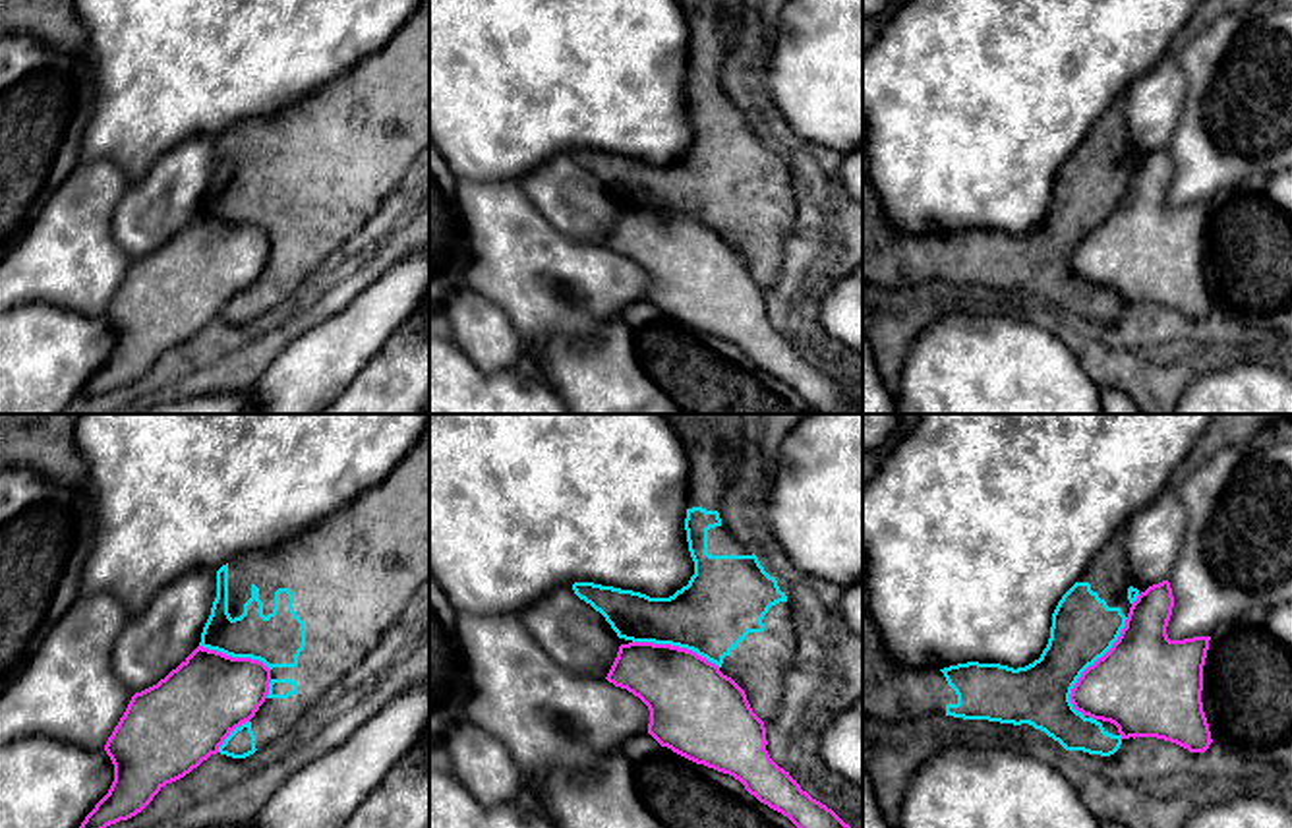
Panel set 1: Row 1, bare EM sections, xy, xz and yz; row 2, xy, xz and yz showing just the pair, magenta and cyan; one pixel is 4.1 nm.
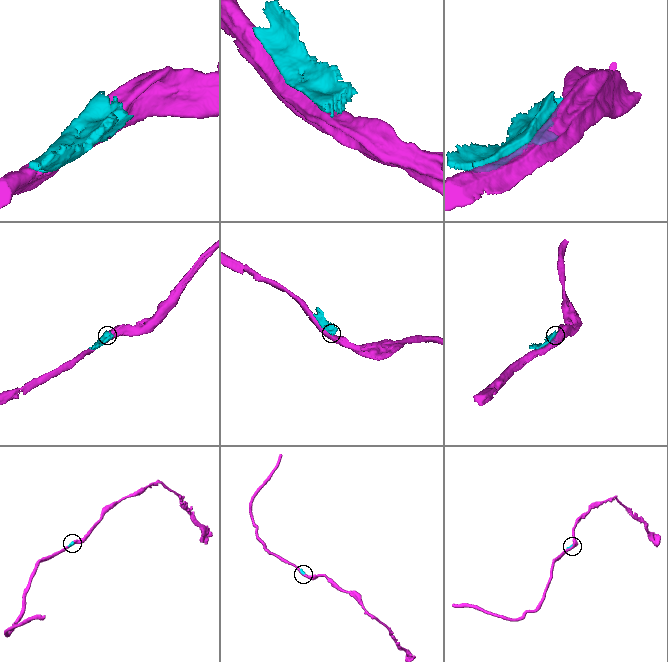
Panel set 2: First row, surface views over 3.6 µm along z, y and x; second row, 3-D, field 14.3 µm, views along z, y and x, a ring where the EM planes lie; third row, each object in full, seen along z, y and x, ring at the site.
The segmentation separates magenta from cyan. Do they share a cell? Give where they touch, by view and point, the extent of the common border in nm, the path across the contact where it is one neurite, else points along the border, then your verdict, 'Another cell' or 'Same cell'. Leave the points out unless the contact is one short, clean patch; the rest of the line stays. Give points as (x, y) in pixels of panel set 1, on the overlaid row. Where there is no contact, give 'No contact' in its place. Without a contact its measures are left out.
Touches magenta at yz (1089, 666). Shared border 460 nm. Another cell

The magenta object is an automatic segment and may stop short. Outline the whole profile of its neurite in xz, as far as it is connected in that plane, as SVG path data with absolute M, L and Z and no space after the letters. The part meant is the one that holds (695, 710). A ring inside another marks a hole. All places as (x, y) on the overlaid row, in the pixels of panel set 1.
M629 642L605 679L648 706L648 733L661 747L733 776L797 828L851 828L770 758L764 722L716 664L671 644Z

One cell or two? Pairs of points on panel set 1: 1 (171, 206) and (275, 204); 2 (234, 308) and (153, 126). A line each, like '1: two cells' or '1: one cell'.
1: two cells
2: two cells

